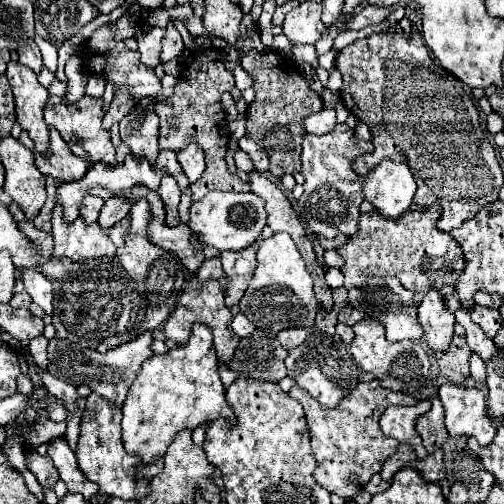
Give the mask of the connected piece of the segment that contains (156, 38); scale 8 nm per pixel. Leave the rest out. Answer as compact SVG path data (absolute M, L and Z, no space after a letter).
M154 27L150 29L148 35L144 35L142 39L138 39L138 51L140 51L140 61L148 67L156 67L162 63L160 59L160 51L162 51L162 39L164 39L164 29L160 27Z

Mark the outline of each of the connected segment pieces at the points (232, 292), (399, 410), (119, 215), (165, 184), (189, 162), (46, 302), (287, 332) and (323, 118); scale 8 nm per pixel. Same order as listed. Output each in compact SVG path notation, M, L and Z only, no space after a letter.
M256 241L240 251L224 251L220 255L224 273L228 277L228 285L226 285L226 305L228 307L236 305L248 289L248 283L254 277L254 269L258 265L256 261L258 247L260 243Z
M418 401L412 407L388 407L380 417L380 429L384 435L410 443L416 449L418 457L426 457L428 451L422 445L422 437L414 429L414 419L430 409L430 401Z
M121 197L111 198L106 201L98 218L102 229L107 231L118 221L124 219L128 215L131 206L127 200Z
M164 175L162 183L158 187L158 195L164 201L164 209L166 209L166 223L170 227L180 225L180 217L178 217L178 203L180 203L180 189L178 183L172 175Z
M188 141L188 145L178 151L178 161L184 167L190 183L196 183L204 171L204 151L200 149L198 141Z
M26 267L26 269L18 269L18 275L26 287L26 291L30 293L32 301L38 303L44 313L52 313L52 299L54 299L54 291L52 291L52 283L46 279L46 275L36 269L36 267Z
M284 329L284 331L280 331L276 337L280 339L282 347L290 351L292 347L300 345L300 343L306 339L306 335L308 335L308 329Z
M324 107L320 113L310 115L304 123L306 123L306 131L308 131L308 133L326 135L326 133L334 131L334 127L336 127L336 111Z

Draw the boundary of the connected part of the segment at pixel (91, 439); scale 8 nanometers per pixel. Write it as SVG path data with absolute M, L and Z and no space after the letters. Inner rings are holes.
M90 393L86 399L86 411L80 423L80 437L76 443L76 457L82 473L100 487L102 495L114 495L120 499L146 497L148 479L152 479L152 475L160 473L160 469L164 467L163 458L144 466L136 455L130 455L124 451L124 445L120 439L120 409L112 401L96 393ZM136 476L139 479L138 483L134 481Z

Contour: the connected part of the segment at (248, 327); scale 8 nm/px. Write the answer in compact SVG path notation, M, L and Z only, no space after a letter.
M238 313L238 315L234 317L234 321L232 321L232 329L234 329L236 335L248 337L248 335L254 331L254 325L248 321L248 317L246 317L244 313Z

